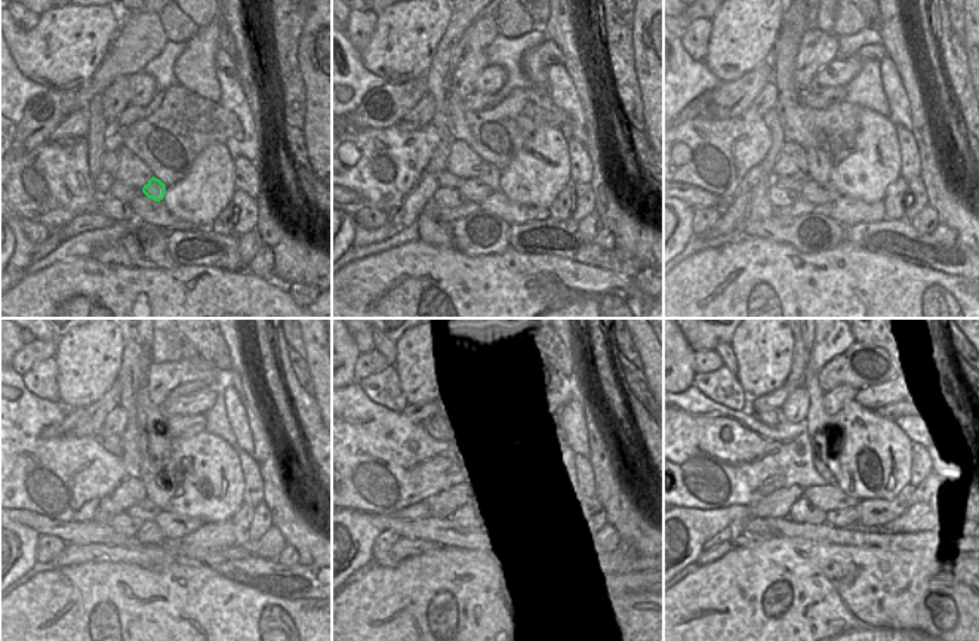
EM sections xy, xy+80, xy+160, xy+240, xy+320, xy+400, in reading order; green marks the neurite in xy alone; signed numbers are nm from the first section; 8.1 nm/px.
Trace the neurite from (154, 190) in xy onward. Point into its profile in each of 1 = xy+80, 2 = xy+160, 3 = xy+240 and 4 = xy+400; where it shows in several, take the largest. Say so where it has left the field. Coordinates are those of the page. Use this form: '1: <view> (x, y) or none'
1: xy+80 (489, 175)
2: xy+160 (818, 162)
3: xy+240 (159, 477)
4: xy+400 (818, 424)

